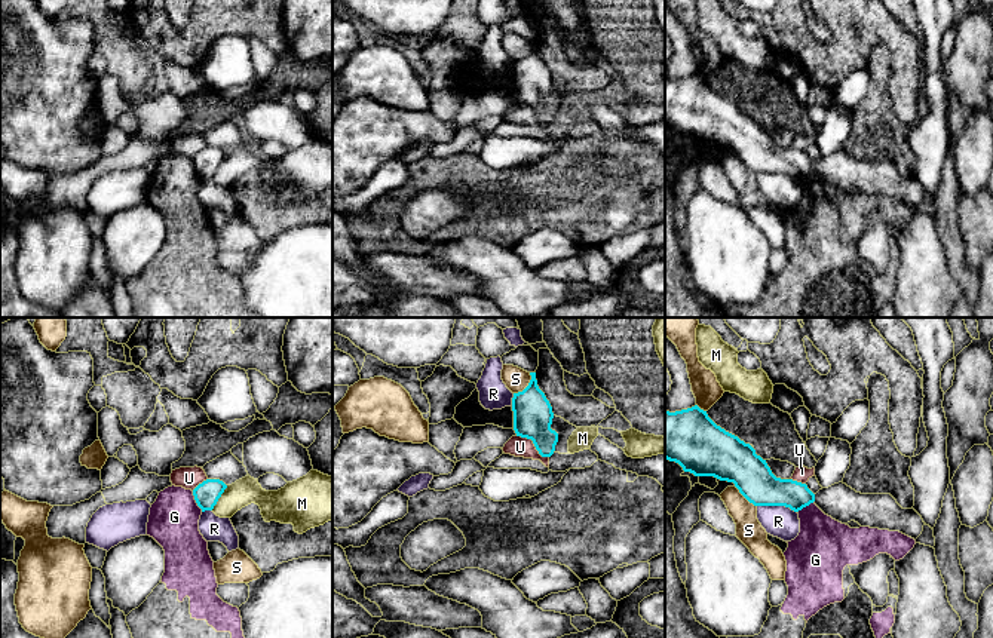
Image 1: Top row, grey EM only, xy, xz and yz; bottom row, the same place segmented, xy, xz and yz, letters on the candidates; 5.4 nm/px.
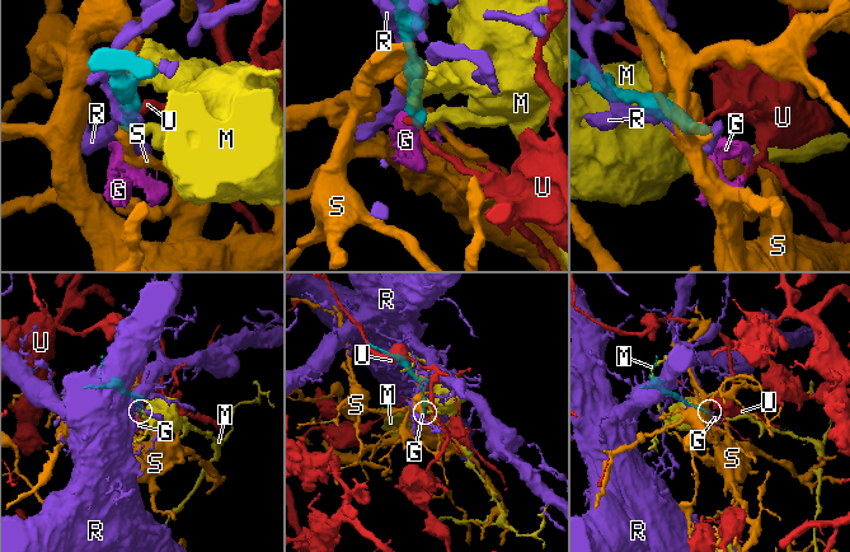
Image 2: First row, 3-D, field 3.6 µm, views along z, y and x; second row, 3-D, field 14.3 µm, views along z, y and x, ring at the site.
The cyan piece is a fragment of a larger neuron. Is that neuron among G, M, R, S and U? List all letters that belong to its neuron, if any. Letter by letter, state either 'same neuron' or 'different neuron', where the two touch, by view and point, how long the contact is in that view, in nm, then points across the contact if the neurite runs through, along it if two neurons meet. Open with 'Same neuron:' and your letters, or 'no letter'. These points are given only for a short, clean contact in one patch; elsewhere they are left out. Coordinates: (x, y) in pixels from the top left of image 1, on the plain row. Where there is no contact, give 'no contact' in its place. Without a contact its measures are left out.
Same neuron: no letter
G: different neuron; contact xy (196, 169); length 130 nm; border xy (192, 159), (196, 172), (202, 178)
M: different neuron; contact xy (220, 163); length 160 nm; border xy (227, 153), (211, 177)
R: different neuron; contact yz (777, 172); length 220 nm
S: different neuron; contact xz (527, 54); length 150 nm
U: different neuron; contact xz (533, 110); length 220 nm; border xz (515, 103), (529, 106), (535, 116), (548, 125)

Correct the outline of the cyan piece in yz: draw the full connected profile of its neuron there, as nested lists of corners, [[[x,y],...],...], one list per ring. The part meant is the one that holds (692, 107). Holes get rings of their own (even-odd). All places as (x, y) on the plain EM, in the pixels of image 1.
[[[698,73],[675,80],[665,79],[665,126],[678,131],[684,139],[695,144],[733,150],[754,174],[785,174],[799,180],[815,171],[825,182],[842,191],[855,188],[861,194],[899,199],[914,208],[923,199],[922,184],[914,177],[902,177],[891,162],[861,162],[843,150],[813,162],[806,151],[776,145],[750,111],[717,93]]]

